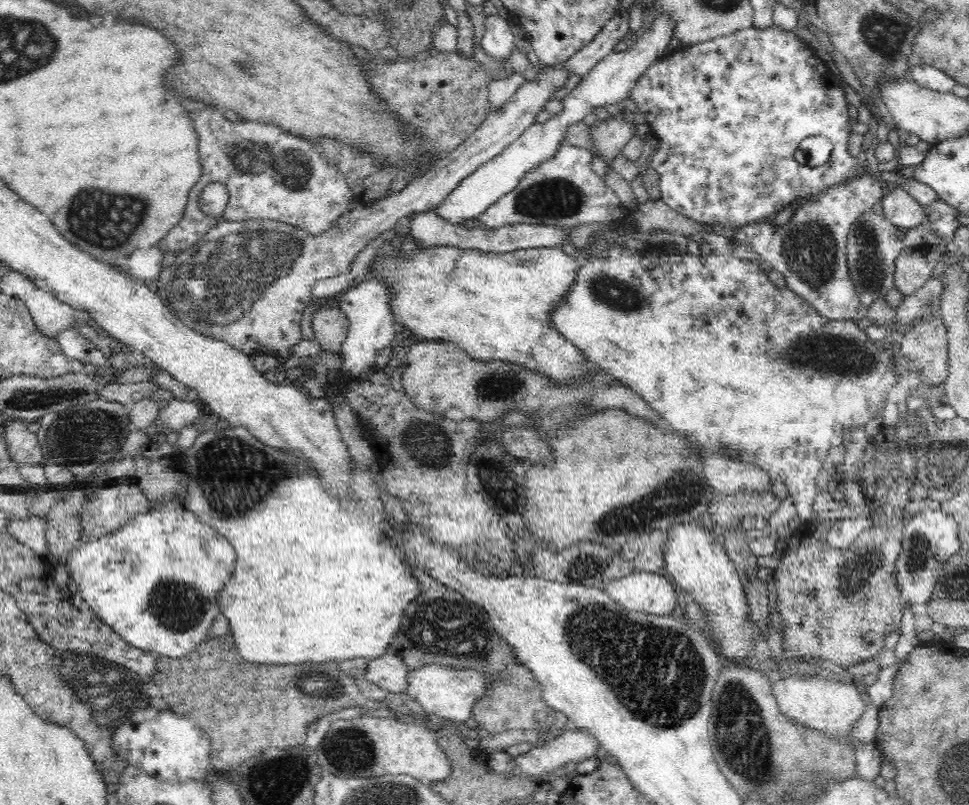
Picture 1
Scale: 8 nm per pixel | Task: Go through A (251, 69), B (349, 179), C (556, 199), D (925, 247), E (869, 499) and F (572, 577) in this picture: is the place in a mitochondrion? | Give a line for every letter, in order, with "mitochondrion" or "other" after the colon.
A: mitochondrion
B: other
C: mitochondrion
D: mitochondrion
E: other
F: other

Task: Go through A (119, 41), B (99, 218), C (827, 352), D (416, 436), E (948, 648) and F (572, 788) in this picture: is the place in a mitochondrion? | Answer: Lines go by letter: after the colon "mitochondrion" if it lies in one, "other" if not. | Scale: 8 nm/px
A: other
B: mitochondrion
C: mitochondrion
D: mitochondrion
E: other
F: other

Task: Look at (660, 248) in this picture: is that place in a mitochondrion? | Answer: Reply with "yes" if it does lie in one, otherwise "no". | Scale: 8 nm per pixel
no

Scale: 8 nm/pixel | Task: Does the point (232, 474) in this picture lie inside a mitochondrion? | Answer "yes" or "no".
yes

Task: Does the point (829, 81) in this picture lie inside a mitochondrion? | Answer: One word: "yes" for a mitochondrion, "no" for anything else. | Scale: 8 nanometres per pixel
no

